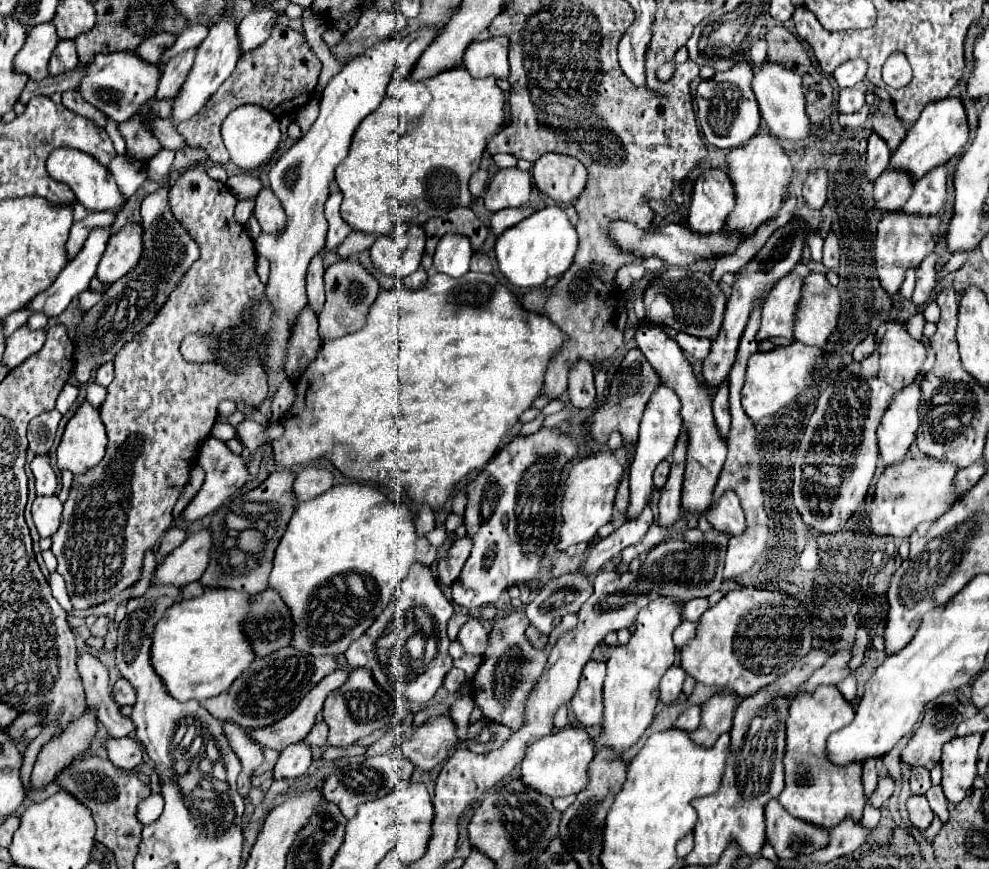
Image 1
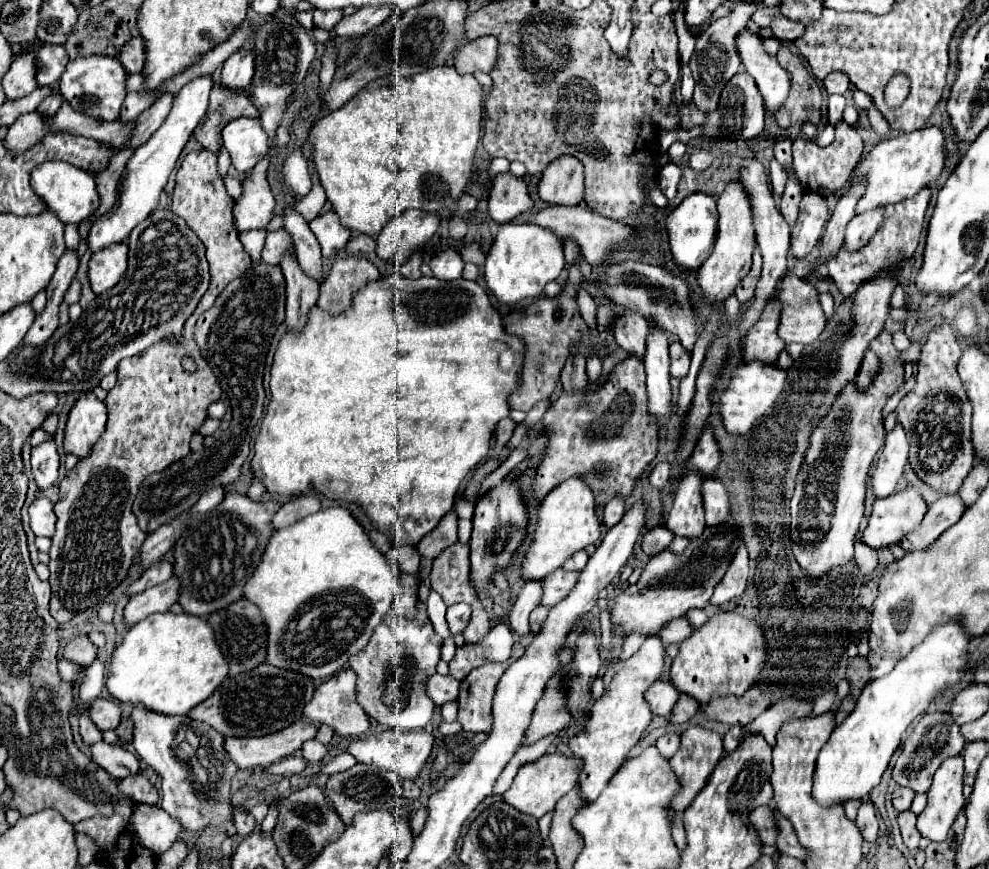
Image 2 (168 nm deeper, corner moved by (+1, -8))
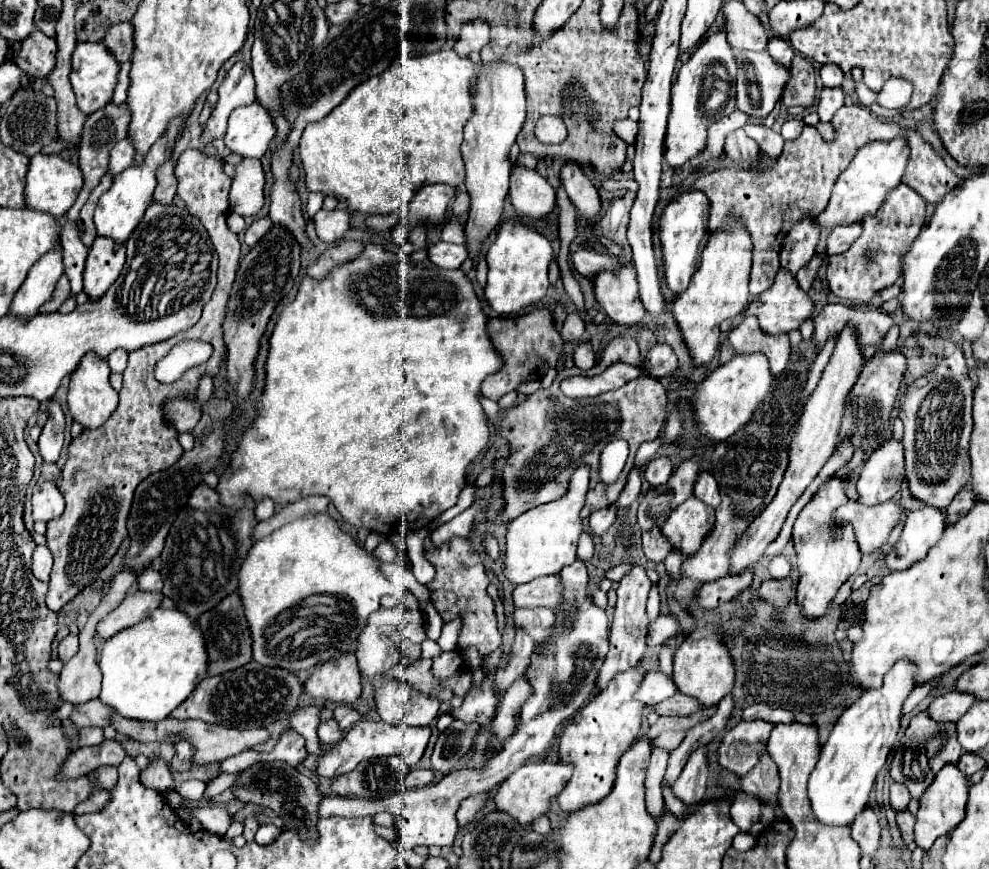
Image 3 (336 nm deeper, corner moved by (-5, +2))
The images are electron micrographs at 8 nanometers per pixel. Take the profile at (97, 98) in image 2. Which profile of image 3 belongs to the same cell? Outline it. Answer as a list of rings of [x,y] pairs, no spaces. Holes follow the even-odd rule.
[[[77,43],[73,55],[71,55],[71,87],[77,97],[77,105],[83,113],[91,115],[97,109],[105,107],[111,103],[113,87],[117,83],[117,73],[119,73],[119,63],[107,49],[103,49],[103,43]]]

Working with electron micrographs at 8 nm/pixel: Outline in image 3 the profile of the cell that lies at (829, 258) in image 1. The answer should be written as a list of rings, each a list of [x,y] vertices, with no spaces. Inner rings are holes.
[[[903,183],[887,193],[883,205],[873,217],[863,217],[863,235],[845,253],[827,257],[825,281],[833,295],[849,305],[869,303],[881,289],[899,281],[899,259],[903,249],[913,241],[925,225],[925,201]]]

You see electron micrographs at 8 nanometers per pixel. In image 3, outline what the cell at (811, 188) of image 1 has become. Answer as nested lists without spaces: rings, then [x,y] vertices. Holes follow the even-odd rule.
[[[815,219],[795,223],[795,229],[791,229],[791,233],[785,237],[781,245],[779,253],[781,267],[795,275],[803,265],[811,261],[817,243],[819,243],[819,225],[815,225]]]

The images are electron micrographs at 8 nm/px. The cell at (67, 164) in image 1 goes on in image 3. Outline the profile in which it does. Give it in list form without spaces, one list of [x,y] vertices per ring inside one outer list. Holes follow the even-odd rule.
[[[37,153],[29,159],[29,167],[27,167],[27,175],[25,175],[25,199],[27,199],[27,207],[33,211],[41,211],[41,213],[49,213],[51,217],[61,217],[65,211],[71,209],[71,205],[75,203],[79,191],[83,189],[83,177],[81,177],[81,169],[61,157],[61,155],[43,155]]]

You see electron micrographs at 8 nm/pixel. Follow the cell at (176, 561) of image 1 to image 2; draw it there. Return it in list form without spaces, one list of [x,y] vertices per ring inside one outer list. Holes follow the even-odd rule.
[[[173,575],[169,581],[149,587],[137,595],[131,595],[125,607],[125,623],[135,625],[153,613],[165,613],[179,599],[181,579]]]

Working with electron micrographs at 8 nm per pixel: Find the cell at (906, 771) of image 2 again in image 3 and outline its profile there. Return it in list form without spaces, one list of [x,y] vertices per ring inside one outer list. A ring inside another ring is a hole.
[[[919,713],[911,719],[905,735],[895,743],[889,775],[893,781],[903,783],[909,789],[911,799],[921,799],[921,795],[933,783],[939,769],[943,769],[949,763],[957,763],[961,751],[963,749],[955,737],[955,725],[935,725],[935,721],[927,717],[927,713]]]

